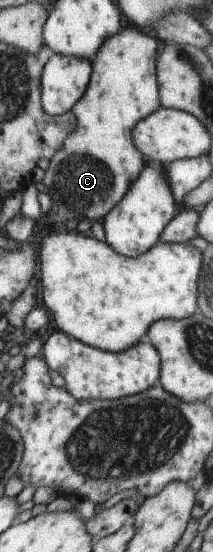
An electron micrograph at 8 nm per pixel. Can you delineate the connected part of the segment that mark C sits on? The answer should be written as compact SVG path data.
M126 24L124 30L104 43L103 48L93 59L92 67L91 85L73 109L78 126L72 134L69 134L64 149L50 159L49 167L45 170L42 183L47 187L46 193L53 200L49 217L45 219L48 222L63 223L71 219L79 222L87 219L91 219L92 223L101 222L123 201L124 195L147 165L147 158L136 146L132 134L142 119L159 110L157 41L140 28Z

